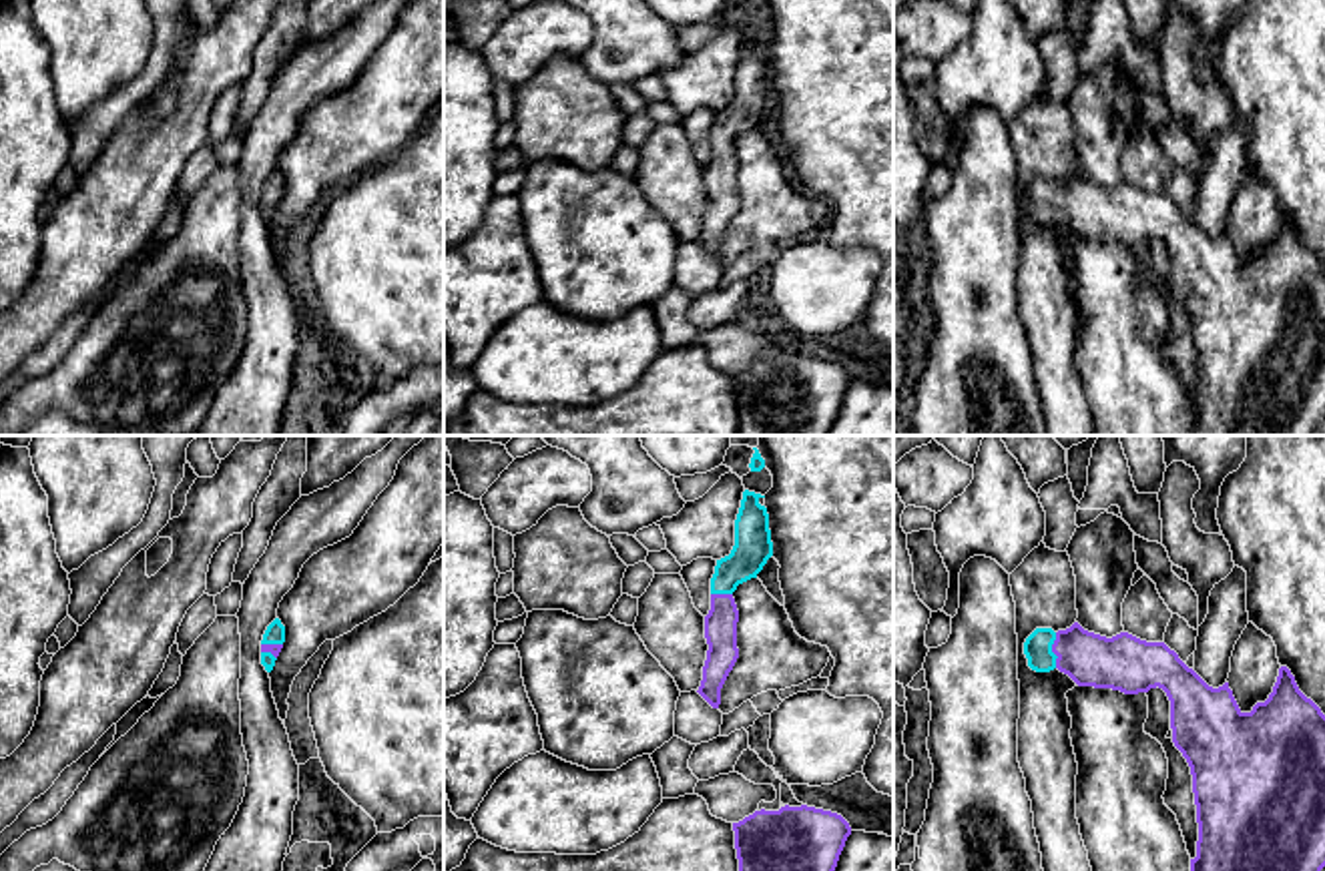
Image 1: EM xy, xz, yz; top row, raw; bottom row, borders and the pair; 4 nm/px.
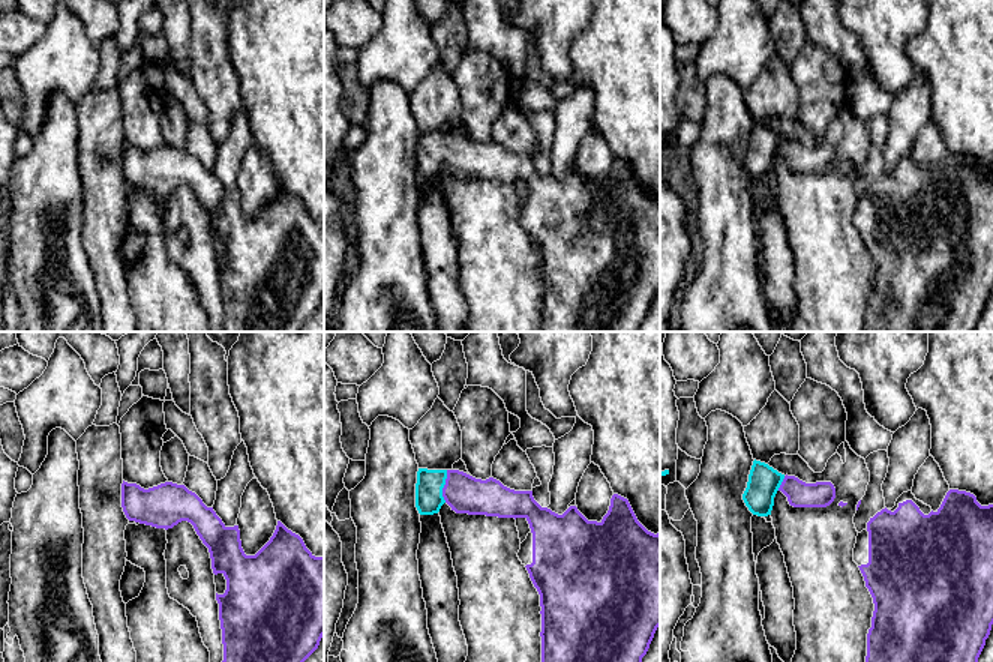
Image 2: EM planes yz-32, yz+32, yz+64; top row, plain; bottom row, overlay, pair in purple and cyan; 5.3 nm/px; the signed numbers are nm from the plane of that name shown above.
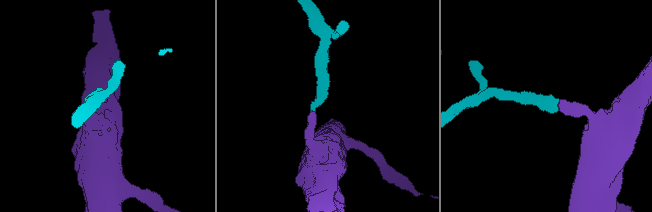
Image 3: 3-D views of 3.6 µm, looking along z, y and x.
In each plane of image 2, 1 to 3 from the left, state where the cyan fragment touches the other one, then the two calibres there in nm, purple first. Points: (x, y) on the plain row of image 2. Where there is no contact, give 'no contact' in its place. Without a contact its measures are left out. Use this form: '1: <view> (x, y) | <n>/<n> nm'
1: no contact
2: yz+32 (444, 150) | 200/150 nm
3: yz+64 (782, 147) | 140/170 nm

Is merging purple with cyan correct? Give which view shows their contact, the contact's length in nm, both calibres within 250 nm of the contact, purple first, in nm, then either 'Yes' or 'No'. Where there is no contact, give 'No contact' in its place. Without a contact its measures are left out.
Touches purple in yz. Shared border 140 nm. Thickness 220 nm (purple) against 110 nm. Yes

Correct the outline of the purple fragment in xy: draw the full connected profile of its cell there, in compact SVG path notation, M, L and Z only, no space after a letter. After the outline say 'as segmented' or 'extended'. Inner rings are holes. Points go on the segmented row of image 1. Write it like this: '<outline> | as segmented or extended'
M275 618L261 640L261 664L265 666L267 672L273 670L275 660L283 648L285 642L285 626L281 624L279 618Z | extended

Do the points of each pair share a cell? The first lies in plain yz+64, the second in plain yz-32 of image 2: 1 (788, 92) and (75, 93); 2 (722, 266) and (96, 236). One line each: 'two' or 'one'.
1: two
2: two

